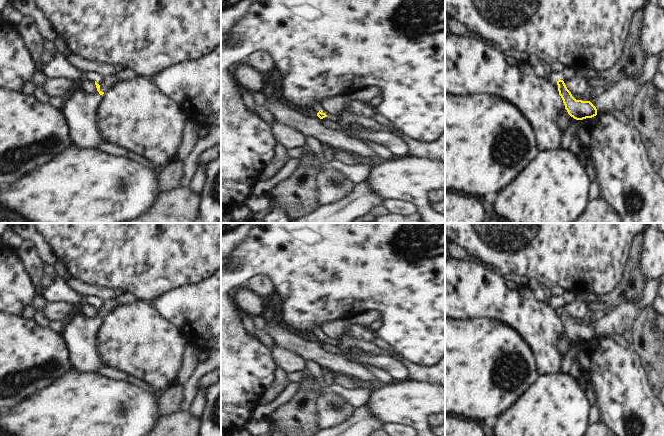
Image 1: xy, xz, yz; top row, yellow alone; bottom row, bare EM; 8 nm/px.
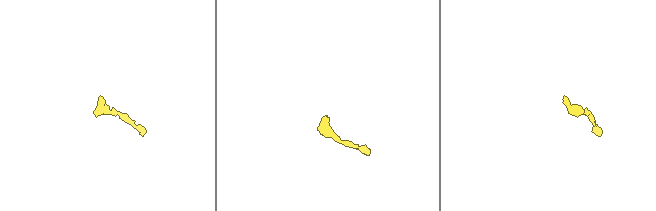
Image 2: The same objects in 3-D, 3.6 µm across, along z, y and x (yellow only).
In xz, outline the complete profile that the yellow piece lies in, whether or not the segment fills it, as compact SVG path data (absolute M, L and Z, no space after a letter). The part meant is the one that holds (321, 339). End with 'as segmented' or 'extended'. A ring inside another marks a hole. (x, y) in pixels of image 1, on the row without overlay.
M370 309L357 313L351 317L324 322L319 326L319 336L317 337L317 340L320 343L328 341L330 344L336 345L338 340L346 334L351 326L370 325L374 321L380 319L382 319L382 314L379 311Z; extended

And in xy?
M81 295L80 301L76 304L76 309L78 311L81 311L82 309L90 307L93 304L95 305L97 315L102 320L105 315L111 313L113 310L115 310L119 306L116 298L111 298L102 302L94 303L86 296Z; extended

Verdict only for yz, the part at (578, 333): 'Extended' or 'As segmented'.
Extended

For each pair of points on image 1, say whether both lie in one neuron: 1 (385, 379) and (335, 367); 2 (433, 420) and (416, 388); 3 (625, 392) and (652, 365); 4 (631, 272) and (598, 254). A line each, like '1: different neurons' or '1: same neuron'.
1: different neurons
2: different neurons
3: different neurons
4: different neurons

